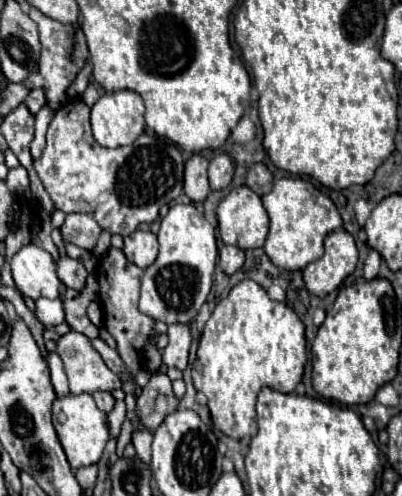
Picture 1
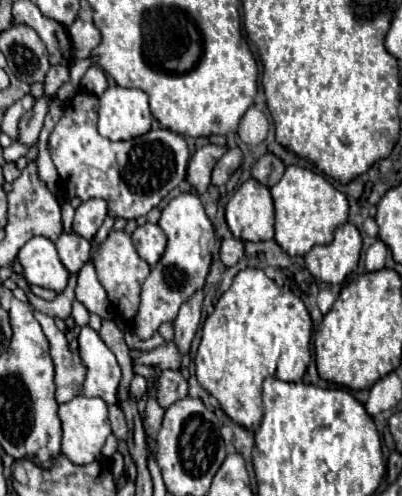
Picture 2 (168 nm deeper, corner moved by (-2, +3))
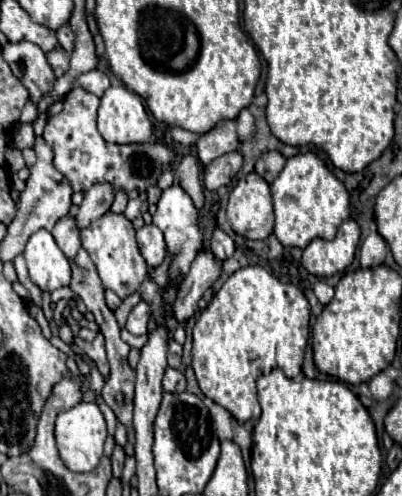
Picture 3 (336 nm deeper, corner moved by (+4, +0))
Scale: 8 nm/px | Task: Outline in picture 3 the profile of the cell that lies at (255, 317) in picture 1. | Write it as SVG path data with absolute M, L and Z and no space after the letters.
M249 265L235 271L215 293L213 301L193 327L193 369L203 395L225 407L239 423L257 421L261 407L257 401L255 381L263 373L263 367L281 367L291 379L303 377L301 365L309 339L309 317L309 301L293 283L279 281L261 265Z

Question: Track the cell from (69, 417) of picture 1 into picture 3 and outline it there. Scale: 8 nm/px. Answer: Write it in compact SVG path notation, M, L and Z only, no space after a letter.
M81 401L77 407L73 407L69 411L63 411L61 415L57 415L57 425L55 425L57 449L59 449L59 455L61 455L63 463L71 471L79 471L79 473L93 471L99 465L101 457L103 457L105 437L107 437L105 417L103 417L101 409L95 403Z

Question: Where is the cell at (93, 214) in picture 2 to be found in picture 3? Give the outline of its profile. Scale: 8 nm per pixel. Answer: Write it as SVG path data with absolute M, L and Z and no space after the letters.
M95 183L87 193L77 213L77 225L87 227L95 219L99 219L105 211L109 211L113 203L113 185L111 183Z

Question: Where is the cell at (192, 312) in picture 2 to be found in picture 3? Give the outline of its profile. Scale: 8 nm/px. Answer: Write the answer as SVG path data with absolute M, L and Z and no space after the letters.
M199 251L191 263L191 271L185 277L185 287L181 287L181 299L177 299L177 321L195 315L197 301L219 279L219 275L221 261L211 251Z

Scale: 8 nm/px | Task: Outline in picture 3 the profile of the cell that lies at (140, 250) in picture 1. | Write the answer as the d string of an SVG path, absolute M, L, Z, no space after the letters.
M151 223L151 225L137 229L137 243L149 267L159 267L163 263L167 255L167 245L165 245L165 239L159 227Z

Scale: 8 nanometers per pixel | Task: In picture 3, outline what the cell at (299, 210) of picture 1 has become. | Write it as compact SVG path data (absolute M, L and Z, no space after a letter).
M313 151L289 157L281 175L271 183L271 193L275 205L275 235L285 247L305 249L315 237L333 239L339 225L349 219L349 193L345 185Z

